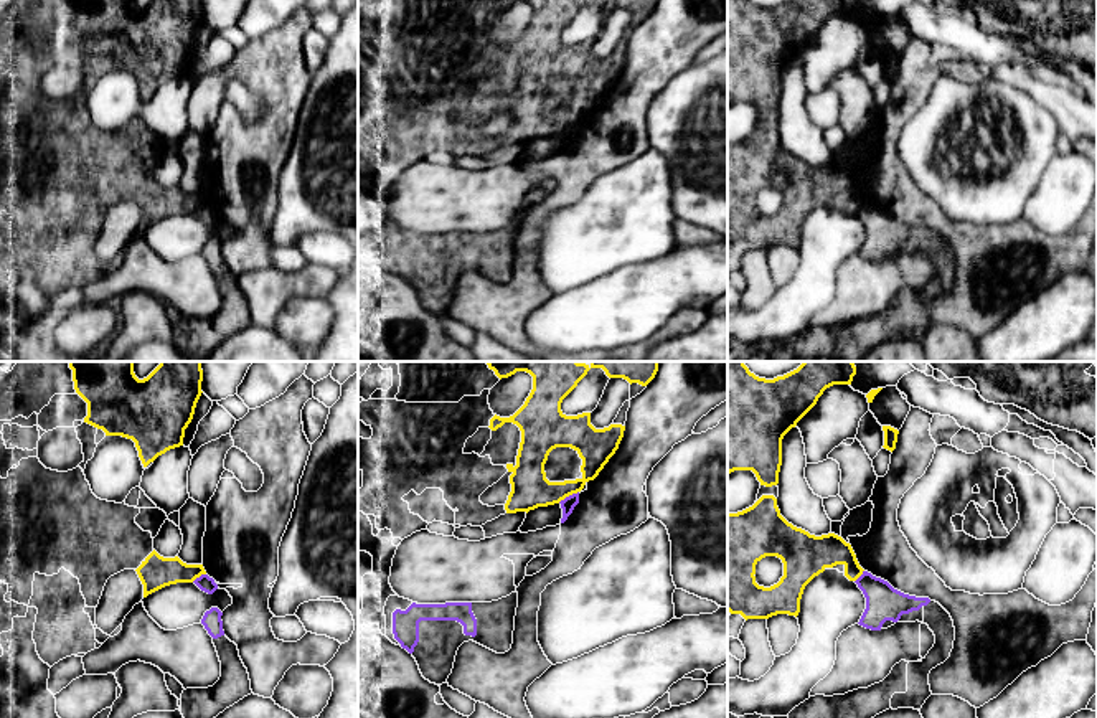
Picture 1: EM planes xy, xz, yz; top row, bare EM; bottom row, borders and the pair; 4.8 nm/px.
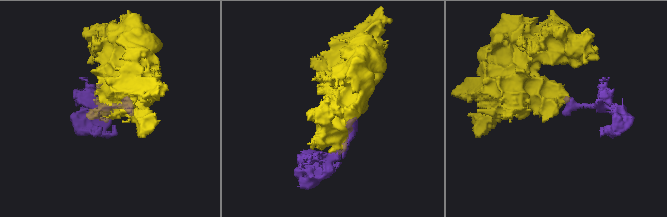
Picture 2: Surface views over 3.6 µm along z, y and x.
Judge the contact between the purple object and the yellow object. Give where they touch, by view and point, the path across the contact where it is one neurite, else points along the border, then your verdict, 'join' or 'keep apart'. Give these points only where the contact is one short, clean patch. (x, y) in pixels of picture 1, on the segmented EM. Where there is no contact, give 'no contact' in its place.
xz (569, 495) | along xz (578, 491), (558, 502) | keep apart

